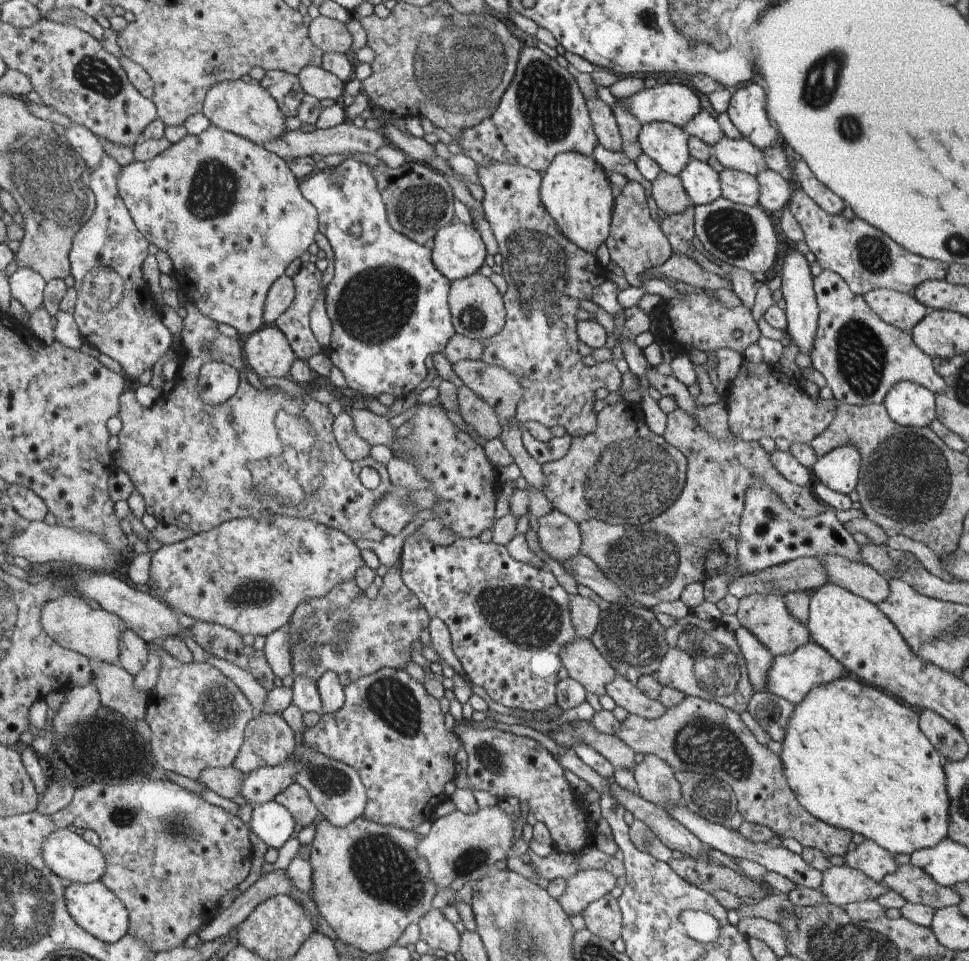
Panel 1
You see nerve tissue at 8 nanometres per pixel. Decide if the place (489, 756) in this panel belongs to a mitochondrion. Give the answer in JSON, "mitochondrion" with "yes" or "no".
{"mitochondrion":"yes"}

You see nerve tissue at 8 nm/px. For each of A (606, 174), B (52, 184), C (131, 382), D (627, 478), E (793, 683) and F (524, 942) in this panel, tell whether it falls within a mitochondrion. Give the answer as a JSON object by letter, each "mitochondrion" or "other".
{"A":"other","B":"mitochondrion","C":"other","D":"mitochondrion","E":"other","F":"mitochondrion"}

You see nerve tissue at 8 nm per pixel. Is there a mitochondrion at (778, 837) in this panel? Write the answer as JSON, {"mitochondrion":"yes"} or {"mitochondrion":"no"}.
{"mitochondrion":"no"}

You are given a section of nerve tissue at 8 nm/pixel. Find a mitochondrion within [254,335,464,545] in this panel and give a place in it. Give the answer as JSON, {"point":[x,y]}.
{"point":[400,496]}

